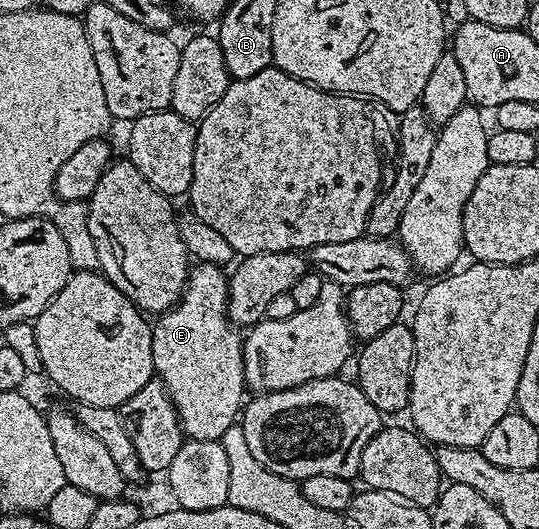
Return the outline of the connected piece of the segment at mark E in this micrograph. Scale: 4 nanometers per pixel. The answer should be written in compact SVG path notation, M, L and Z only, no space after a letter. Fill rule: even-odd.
M194 263L189 270L189 281L181 292L181 299L173 307L160 313L152 325L153 337L151 338L151 354L153 355L153 371L156 379L163 382L163 386L169 391L169 397L173 403L173 408L177 411L177 417L181 423L182 433L190 440L220 440L223 434L227 434L229 428L238 423L239 417L243 411L243 401L246 399L247 385L245 382L245 371L243 370L243 336L235 327L228 316L228 286L229 276L222 271L218 265Z

